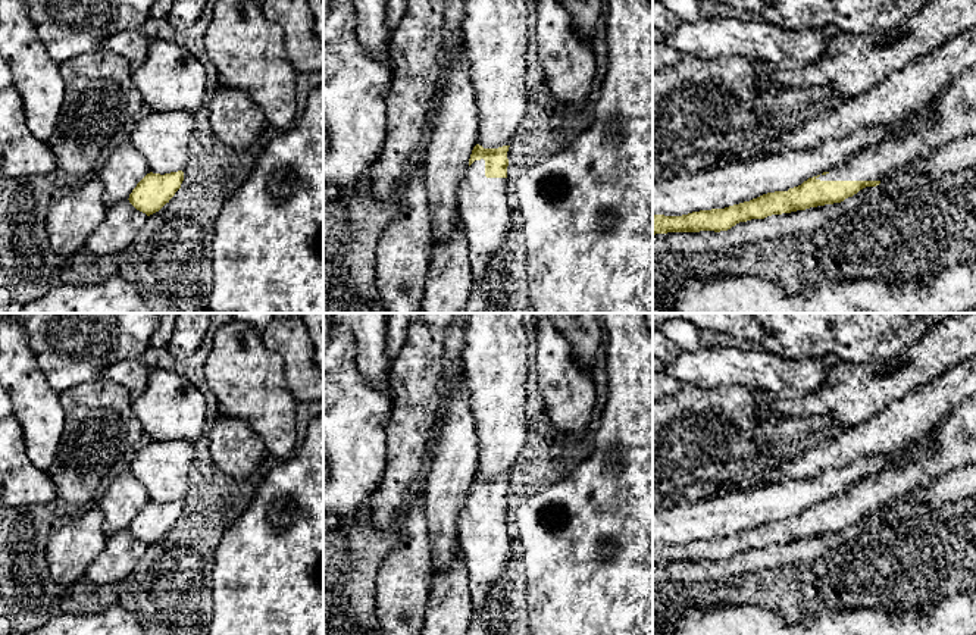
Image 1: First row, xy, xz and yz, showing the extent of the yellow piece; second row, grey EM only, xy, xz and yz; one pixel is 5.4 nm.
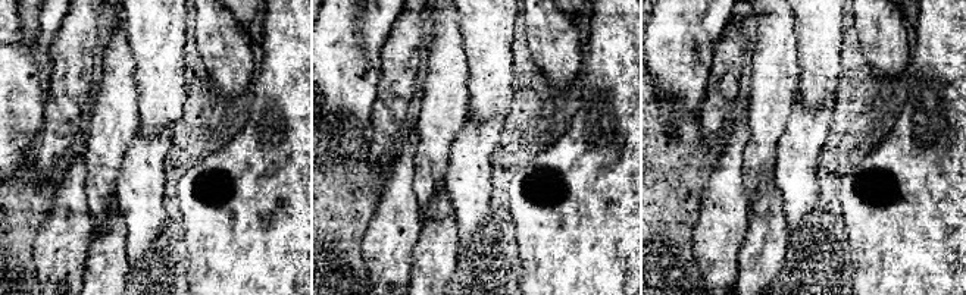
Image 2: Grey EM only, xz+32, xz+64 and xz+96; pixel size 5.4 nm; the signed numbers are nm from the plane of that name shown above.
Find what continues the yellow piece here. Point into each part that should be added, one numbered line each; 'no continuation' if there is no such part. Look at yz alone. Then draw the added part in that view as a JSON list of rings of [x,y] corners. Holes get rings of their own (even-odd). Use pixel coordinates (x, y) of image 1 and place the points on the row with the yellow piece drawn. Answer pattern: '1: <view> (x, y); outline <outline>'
1: yz (956, 108); outline [[[976,66],[954,76],[945,91],[929,106],[936,112],[935,126],[908,132],[851,154],[847,162],[820,175],[820,181],[883,181],[897,169],[927,162],[952,141],[976,135]]]

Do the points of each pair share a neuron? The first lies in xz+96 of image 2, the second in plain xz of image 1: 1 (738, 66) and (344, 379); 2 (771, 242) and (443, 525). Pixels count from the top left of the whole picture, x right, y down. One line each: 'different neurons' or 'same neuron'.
1: different neurons
2: different neurons

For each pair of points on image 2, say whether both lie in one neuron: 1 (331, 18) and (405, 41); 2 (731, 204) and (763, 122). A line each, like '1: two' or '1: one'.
1: two
2: two

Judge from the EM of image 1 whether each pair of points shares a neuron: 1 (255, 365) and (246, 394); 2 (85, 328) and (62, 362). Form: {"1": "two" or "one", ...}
{"1": "one", "2": "one"}

